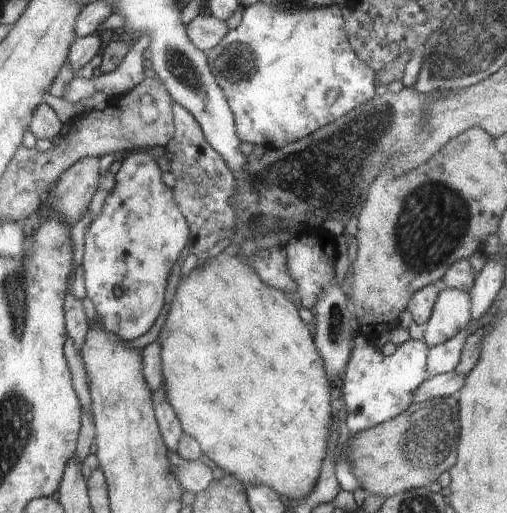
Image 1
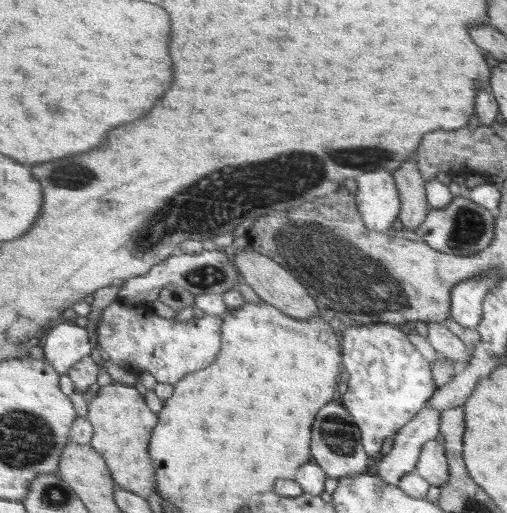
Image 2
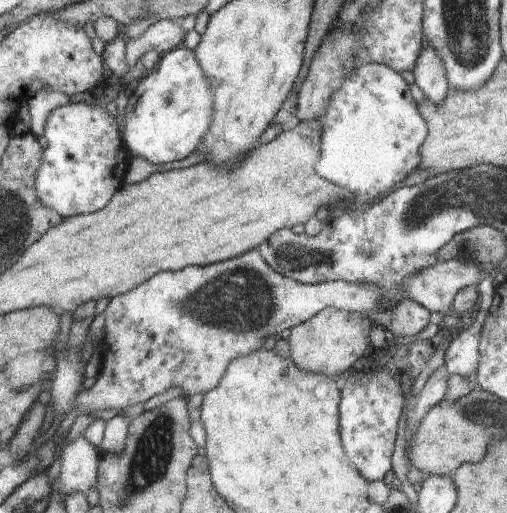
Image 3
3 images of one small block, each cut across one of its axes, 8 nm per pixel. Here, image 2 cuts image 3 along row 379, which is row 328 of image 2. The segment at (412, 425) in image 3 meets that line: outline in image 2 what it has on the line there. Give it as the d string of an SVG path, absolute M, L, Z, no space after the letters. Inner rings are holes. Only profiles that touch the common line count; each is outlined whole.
M426 322L428 335L425 337L432 348L438 353L446 356L449 360L454 360L460 365L465 365L471 359L473 345L467 345L455 334L452 334L443 323Z

